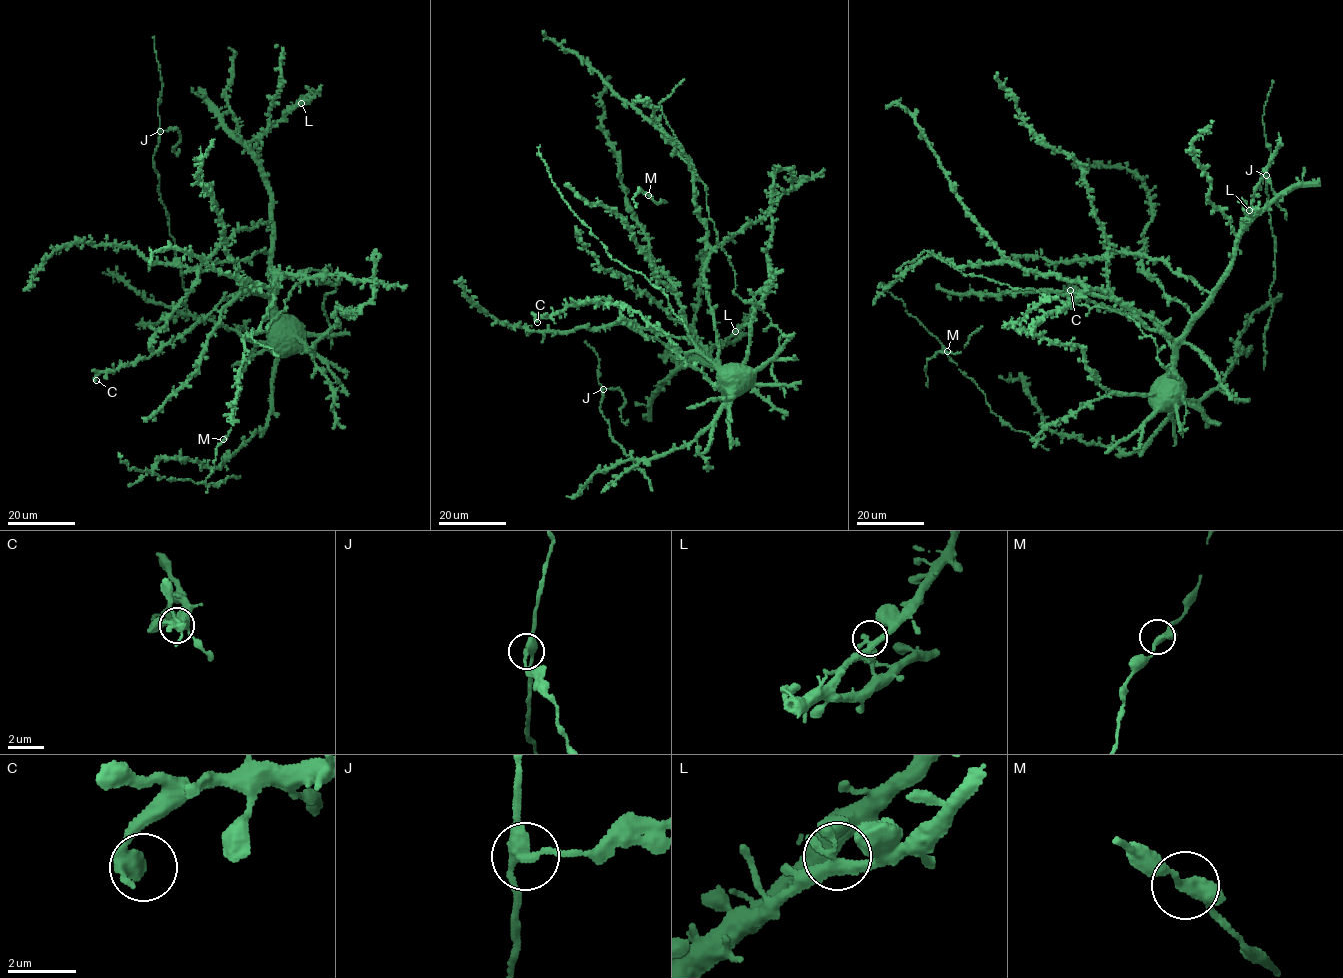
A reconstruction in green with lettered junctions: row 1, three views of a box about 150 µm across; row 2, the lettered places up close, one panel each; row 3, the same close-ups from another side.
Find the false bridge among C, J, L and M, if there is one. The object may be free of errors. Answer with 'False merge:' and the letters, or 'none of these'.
False merge: J

